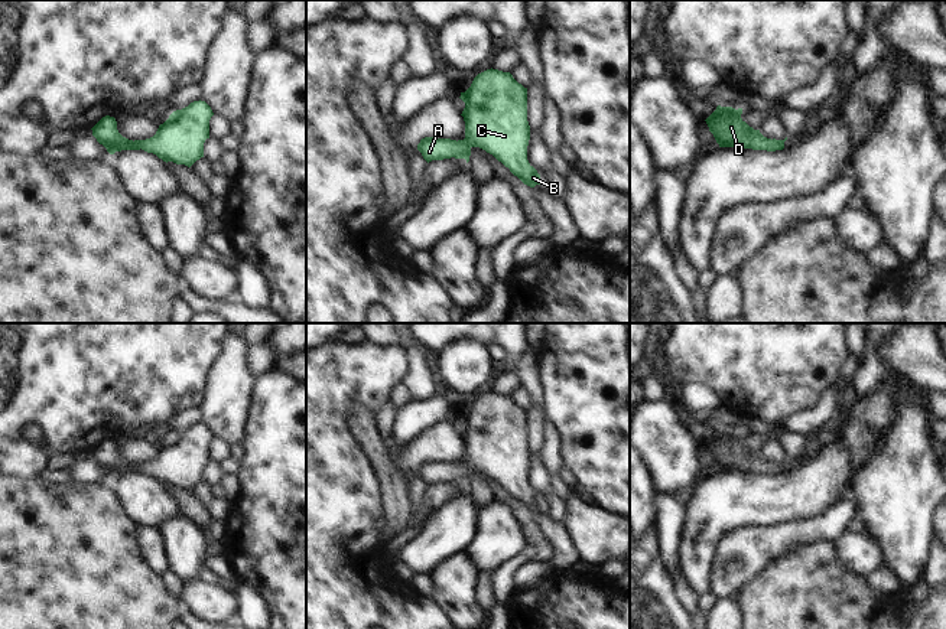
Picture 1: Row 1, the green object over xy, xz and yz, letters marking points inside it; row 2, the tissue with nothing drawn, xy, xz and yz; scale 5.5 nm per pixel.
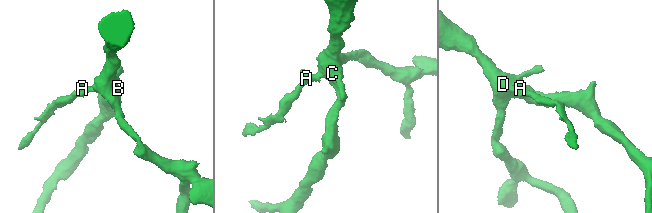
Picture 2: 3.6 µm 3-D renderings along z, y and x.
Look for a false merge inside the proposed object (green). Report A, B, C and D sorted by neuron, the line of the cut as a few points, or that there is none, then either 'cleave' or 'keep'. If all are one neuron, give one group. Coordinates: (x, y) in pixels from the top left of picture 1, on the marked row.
groups A B C D; cut none; keep

